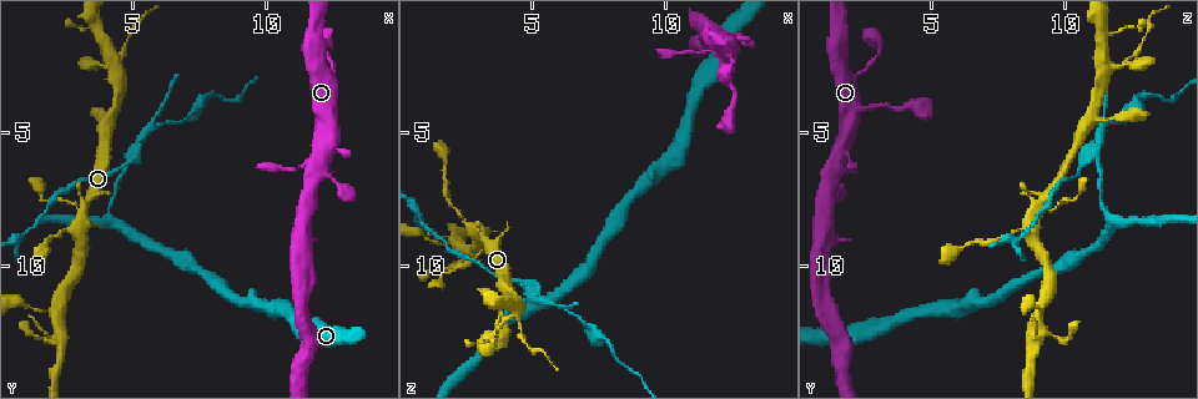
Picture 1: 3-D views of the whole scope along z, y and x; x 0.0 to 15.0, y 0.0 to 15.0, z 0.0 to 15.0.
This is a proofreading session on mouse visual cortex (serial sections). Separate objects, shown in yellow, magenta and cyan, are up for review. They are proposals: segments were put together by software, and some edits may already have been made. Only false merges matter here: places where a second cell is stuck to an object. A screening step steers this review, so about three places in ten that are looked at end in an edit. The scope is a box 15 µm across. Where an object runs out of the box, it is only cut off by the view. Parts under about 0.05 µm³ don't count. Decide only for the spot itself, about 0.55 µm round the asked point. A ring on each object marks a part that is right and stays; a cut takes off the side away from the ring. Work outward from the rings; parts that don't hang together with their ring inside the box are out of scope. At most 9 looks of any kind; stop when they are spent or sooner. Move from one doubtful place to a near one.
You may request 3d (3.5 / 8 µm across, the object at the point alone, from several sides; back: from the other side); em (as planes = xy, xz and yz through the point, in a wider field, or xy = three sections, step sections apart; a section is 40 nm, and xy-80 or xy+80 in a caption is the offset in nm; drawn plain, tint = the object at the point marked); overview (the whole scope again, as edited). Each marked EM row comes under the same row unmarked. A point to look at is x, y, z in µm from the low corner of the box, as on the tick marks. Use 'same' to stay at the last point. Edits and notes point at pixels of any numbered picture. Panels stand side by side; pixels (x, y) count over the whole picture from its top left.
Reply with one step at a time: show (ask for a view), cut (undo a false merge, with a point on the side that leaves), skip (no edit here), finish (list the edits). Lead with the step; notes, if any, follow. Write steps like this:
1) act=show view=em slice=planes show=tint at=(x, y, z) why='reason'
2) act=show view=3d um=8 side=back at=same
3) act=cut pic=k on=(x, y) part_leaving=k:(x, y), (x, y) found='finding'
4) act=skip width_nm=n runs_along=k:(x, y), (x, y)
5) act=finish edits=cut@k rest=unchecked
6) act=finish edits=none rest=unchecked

act=show view=3d um=3.5 at=(3.1, 7.9, 9.4) why='calibre changes'

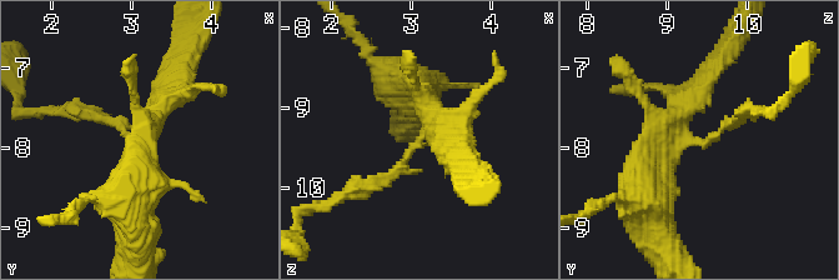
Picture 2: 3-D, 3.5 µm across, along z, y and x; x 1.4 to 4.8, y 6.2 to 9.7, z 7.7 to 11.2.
act=show view=em slice=xy step=1 show=tint at=(3.10, 7.90, 9.45)

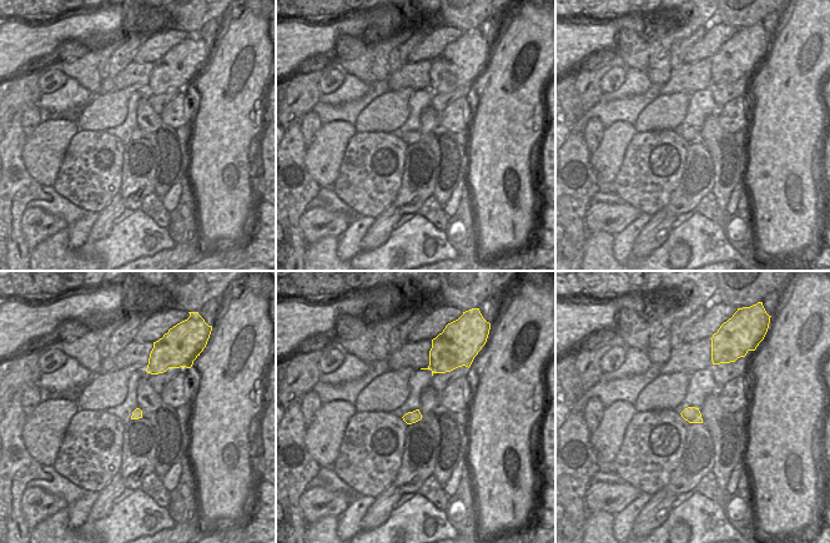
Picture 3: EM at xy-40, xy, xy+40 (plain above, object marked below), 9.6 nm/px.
act=cut pic=2 on=(84, 114) found='a second cell is stuck on'

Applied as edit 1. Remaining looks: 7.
act=show view=3d um=8 at=(4.2, 7.8, 11.5) why='sudden change in width'

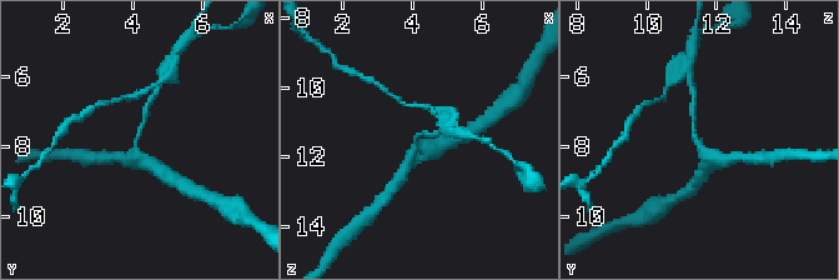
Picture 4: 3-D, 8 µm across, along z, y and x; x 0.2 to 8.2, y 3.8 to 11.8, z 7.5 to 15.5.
act=show view=em slice=xy step=2 show=tint at=(4.1, 7.8, 11.4)

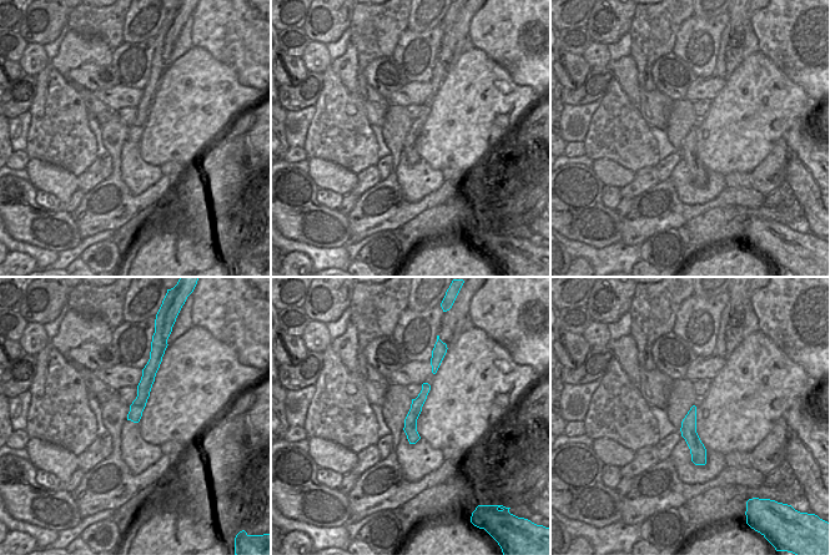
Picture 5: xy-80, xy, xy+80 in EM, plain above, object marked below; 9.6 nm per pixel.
act=skip runs_along=4:(707, 166), (693, 134), (693, 106) found='one cell here'

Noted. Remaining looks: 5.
act=show view=3d um=3.5 side=back at=(4.4, 2.6, 11.7) why='four-way junction'

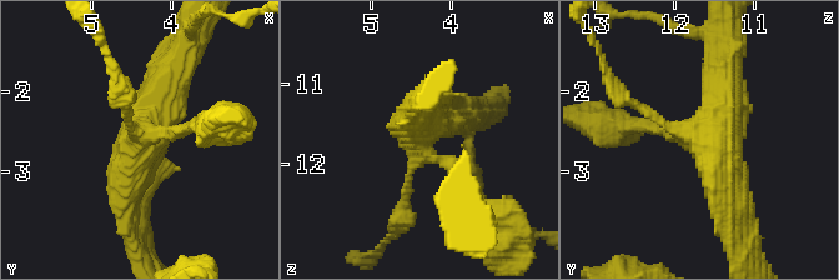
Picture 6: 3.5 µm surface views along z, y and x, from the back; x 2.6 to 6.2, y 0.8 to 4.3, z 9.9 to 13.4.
act=show view=em slice=xy step=2 show=tint at=(4.45, 2.55, 11.60) arms=4 arm_widths_nm=150,200,300,450 why='need the tissue'

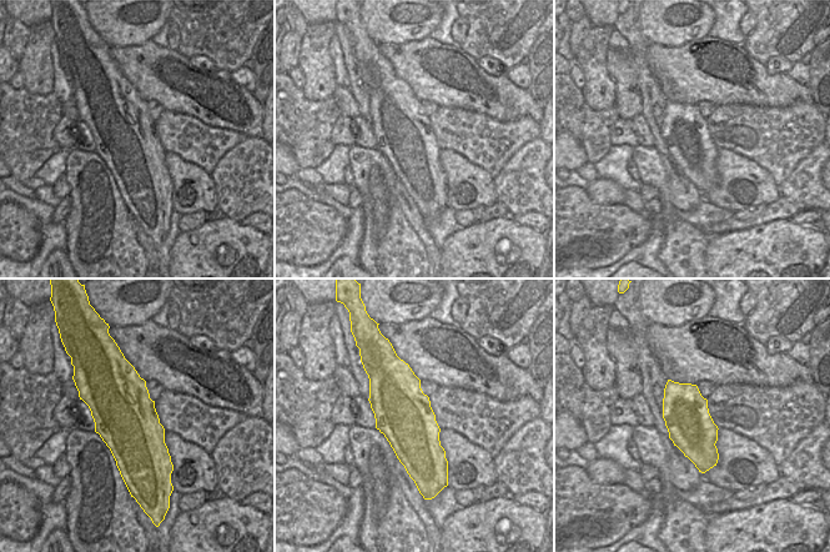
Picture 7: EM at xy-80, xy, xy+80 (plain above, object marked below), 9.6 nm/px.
act=skip found='continuous, no second cell'

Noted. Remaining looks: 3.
act=show view=3d um=3.5 at=(5.0, 6.0, 11.3) why='three-way junction'

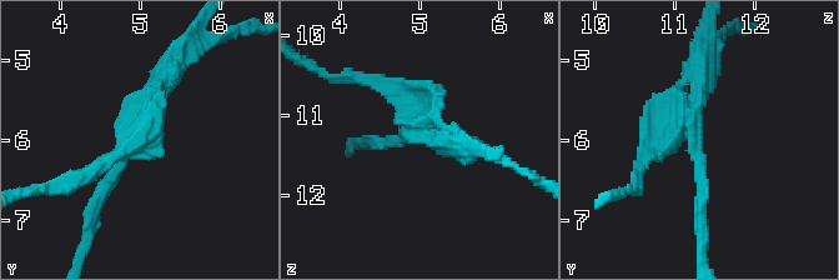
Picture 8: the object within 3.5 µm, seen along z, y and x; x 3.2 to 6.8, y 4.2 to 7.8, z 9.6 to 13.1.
act=show view=em slice=xy step=1 show=tint at=(4.90, 5.90, 11.15)

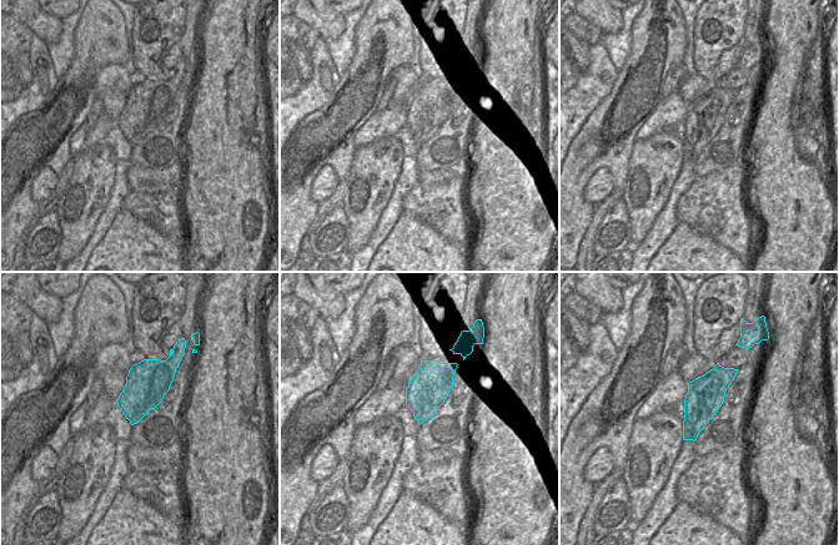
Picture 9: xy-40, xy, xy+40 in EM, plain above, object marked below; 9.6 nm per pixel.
act=cut pic=8 on=(106, 163) found='a second cell is stuck on'

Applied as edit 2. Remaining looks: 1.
act=finish edits=cut@2,cut@8 rest=unchecked

